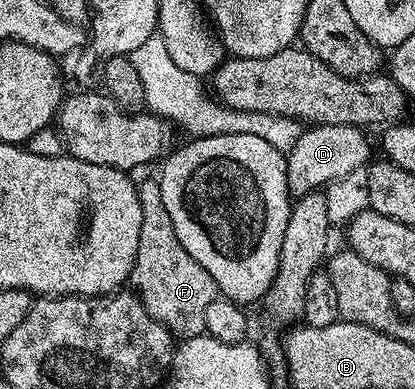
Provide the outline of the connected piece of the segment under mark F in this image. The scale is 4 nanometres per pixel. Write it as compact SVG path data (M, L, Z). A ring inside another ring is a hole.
M146 179L137 184L137 188L142 206L140 245L129 282L134 283L133 290L150 316L169 329L171 335L179 340L205 335L204 317L208 314L208 305L212 305L212 301L220 295L216 281L212 281L208 269L204 269L204 265L200 265L200 261L196 261L196 257L180 245L172 217L168 217L168 209L164 209L158 179Z

